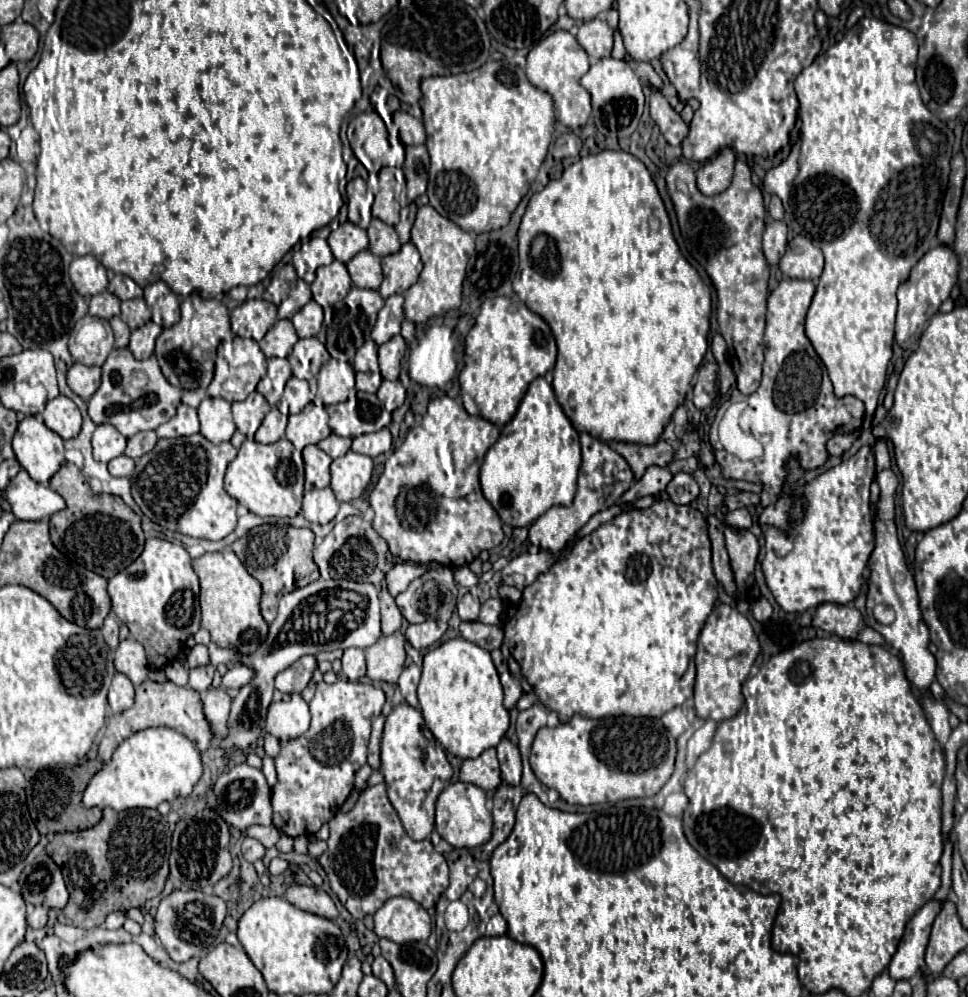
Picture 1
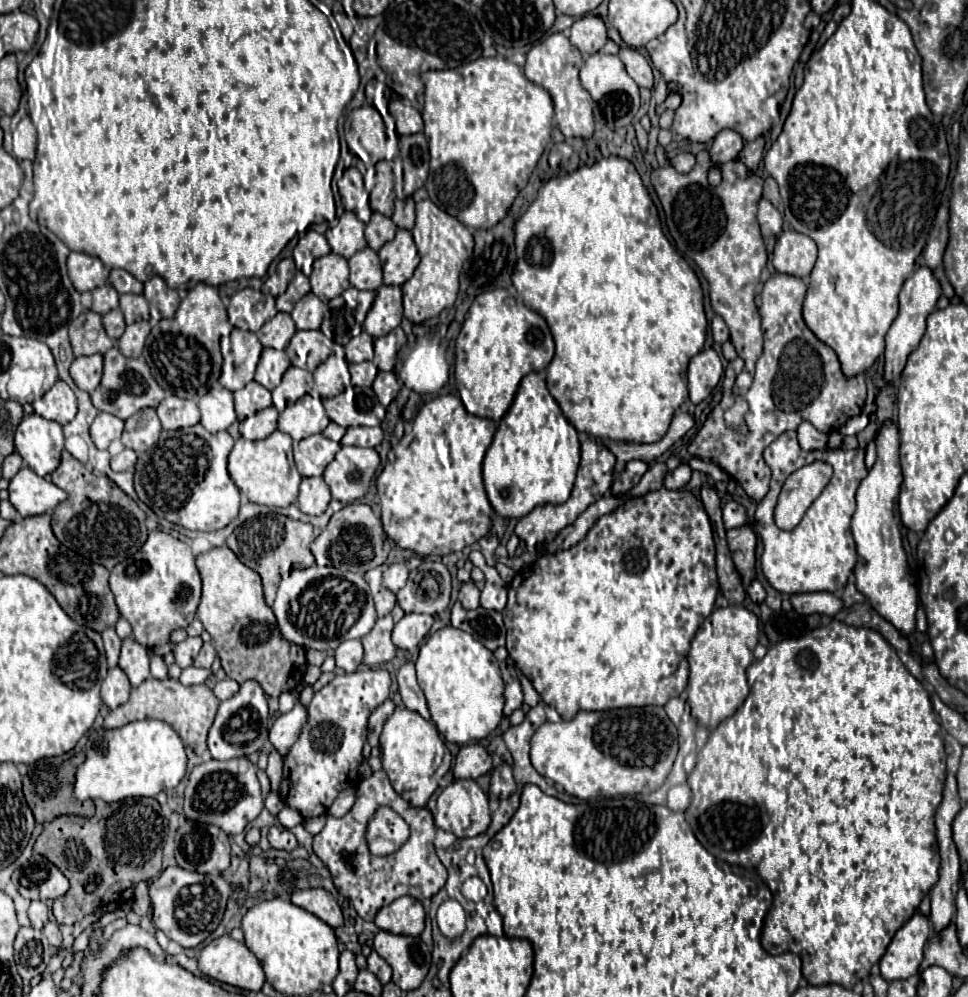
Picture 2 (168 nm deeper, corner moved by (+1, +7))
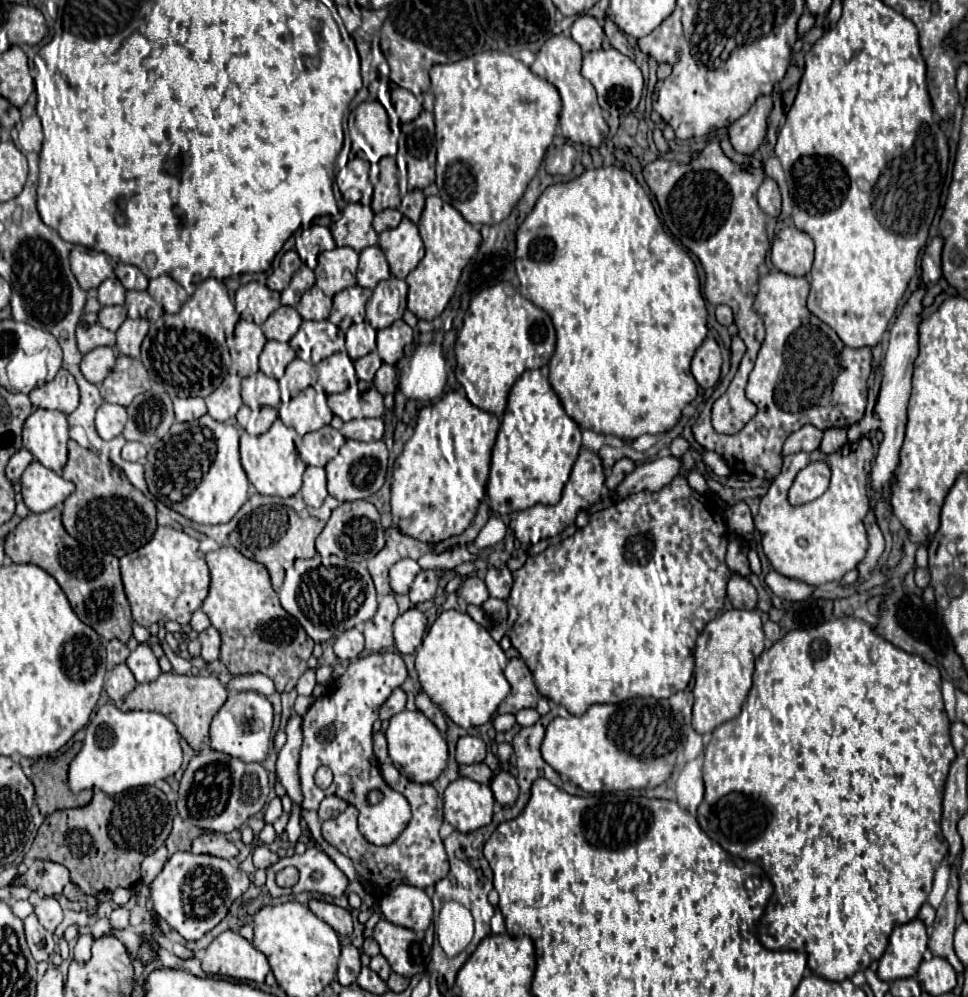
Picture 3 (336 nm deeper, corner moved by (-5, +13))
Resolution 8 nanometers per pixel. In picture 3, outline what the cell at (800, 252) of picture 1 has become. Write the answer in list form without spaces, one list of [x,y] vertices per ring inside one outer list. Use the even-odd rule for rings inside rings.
[[[794,225],[782,227],[772,241],[772,263],[788,275],[808,275],[814,261],[814,241]]]

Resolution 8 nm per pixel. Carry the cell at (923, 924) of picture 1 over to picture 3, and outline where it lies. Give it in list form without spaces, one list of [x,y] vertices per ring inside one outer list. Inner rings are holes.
[[[912,919],[904,925],[898,925],[892,931],[888,949],[880,959],[878,977],[882,981],[914,977],[918,965],[924,959],[926,943],[928,943],[928,933],[924,921]]]

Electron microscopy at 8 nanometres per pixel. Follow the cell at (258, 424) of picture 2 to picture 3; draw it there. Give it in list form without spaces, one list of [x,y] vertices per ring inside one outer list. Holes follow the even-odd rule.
[[[242,407],[236,415],[238,423],[250,433],[250,435],[262,435],[272,427],[272,423],[278,419],[278,411],[274,407],[262,407],[258,411],[252,411],[248,407]]]

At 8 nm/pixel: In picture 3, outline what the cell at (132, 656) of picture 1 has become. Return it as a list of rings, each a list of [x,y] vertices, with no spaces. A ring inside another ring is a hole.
[[[138,643],[138,647],[126,659],[126,665],[134,673],[138,683],[150,683],[162,673],[156,655],[152,653],[152,649],[146,643]]]

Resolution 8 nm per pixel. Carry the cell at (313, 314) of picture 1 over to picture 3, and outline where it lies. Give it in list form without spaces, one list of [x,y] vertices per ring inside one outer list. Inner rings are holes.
[[[314,285],[312,289],[308,289],[308,291],[302,295],[296,311],[300,313],[302,319],[322,321],[322,319],[328,319],[330,311],[332,311],[332,301]]]

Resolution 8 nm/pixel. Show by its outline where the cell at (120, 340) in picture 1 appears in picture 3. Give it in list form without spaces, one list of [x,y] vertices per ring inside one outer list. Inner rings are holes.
[[[112,305],[112,307],[102,307],[98,313],[98,321],[102,327],[110,331],[118,331],[118,327],[126,321],[126,307],[122,305]]]

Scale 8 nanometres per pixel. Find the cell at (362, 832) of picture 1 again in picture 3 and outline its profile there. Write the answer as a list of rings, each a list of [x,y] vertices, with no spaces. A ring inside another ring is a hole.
[[[384,763],[380,767],[384,781],[398,793],[402,793],[412,809],[412,819],[406,827],[406,831],[396,839],[396,843],[388,845],[388,847],[374,847],[370,845],[362,833],[358,831],[358,809],[354,805],[348,805],[348,809],[344,813],[340,813],[338,817],[324,821],[322,823],[322,835],[324,839],[336,847],[340,853],[344,853],[346,857],[352,859],[356,873],[360,877],[360,883],[364,887],[370,887],[368,893],[372,893],[374,889],[394,889],[400,883],[408,883],[420,889],[426,889],[430,885],[434,885],[436,881],[444,879],[450,871],[450,863],[444,851],[444,843],[438,835],[438,829],[442,825],[442,799],[436,793],[436,789],[432,785],[416,785],[412,781],[408,781],[392,763]]]

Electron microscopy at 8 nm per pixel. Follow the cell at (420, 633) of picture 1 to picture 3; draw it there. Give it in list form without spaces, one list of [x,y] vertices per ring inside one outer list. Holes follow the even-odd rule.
[[[410,607],[406,613],[402,613],[396,621],[394,621],[394,643],[396,649],[400,653],[414,653],[426,633],[426,625],[428,625],[428,617],[416,609]]]

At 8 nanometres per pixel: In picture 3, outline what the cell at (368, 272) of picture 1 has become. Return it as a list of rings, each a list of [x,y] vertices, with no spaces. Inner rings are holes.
[[[378,245],[360,251],[360,267],[356,279],[360,287],[368,287],[368,289],[374,289],[382,279],[390,279],[388,261]]]

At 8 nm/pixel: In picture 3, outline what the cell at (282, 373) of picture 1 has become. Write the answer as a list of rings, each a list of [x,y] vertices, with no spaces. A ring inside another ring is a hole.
[[[268,341],[262,355],[260,355],[260,371],[268,377],[280,379],[284,375],[286,365],[296,357],[292,347],[288,343],[276,343]]]

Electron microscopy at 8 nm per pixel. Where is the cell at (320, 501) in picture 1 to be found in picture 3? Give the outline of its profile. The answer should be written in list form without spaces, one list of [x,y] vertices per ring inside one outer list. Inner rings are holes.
[[[306,467],[302,497],[308,507],[320,507],[324,503],[324,499],[328,497],[326,481],[326,471],[322,467]]]

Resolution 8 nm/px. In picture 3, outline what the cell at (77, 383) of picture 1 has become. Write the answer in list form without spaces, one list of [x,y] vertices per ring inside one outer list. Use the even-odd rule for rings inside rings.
[[[96,347],[82,357],[80,369],[90,383],[100,385],[106,379],[106,375],[112,371],[114,361],[116,361],[116,355],[110,347]]]

